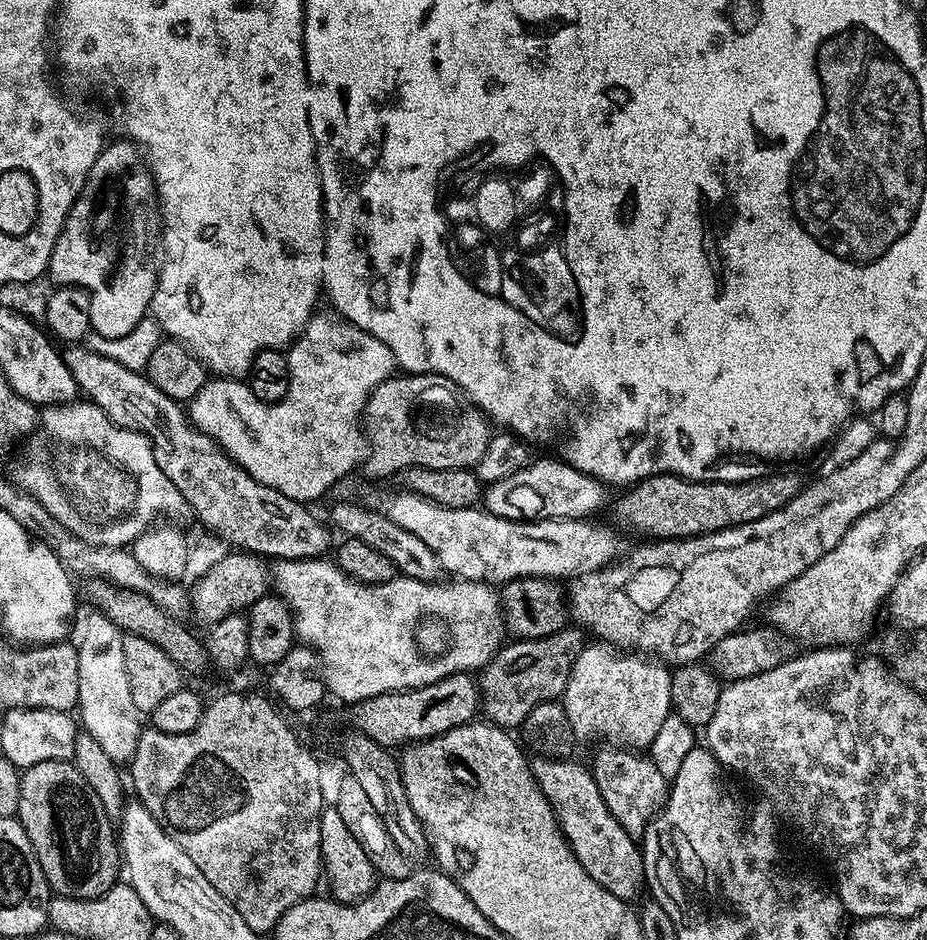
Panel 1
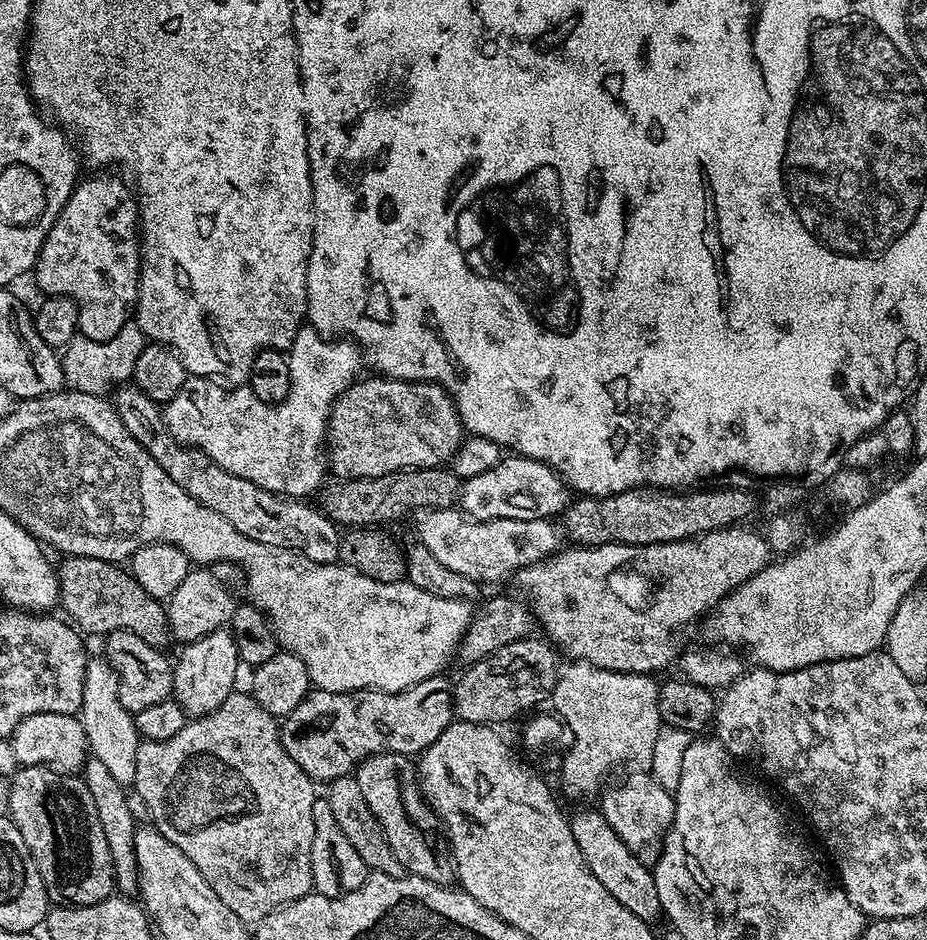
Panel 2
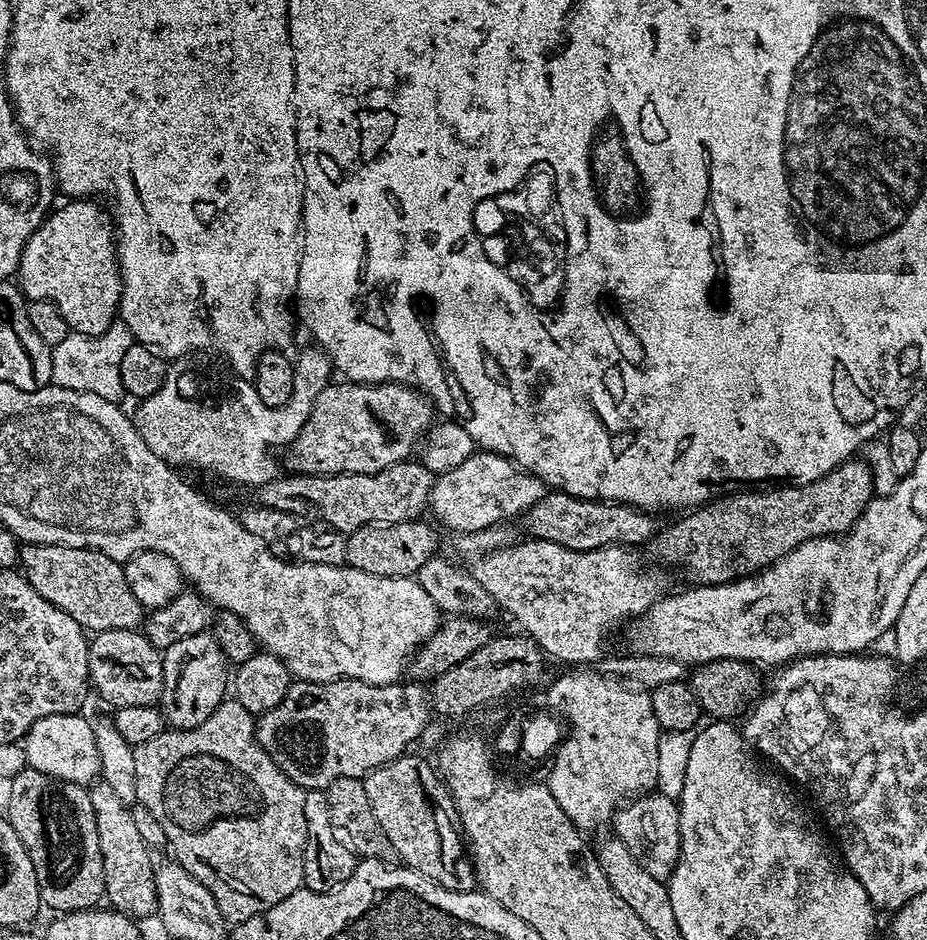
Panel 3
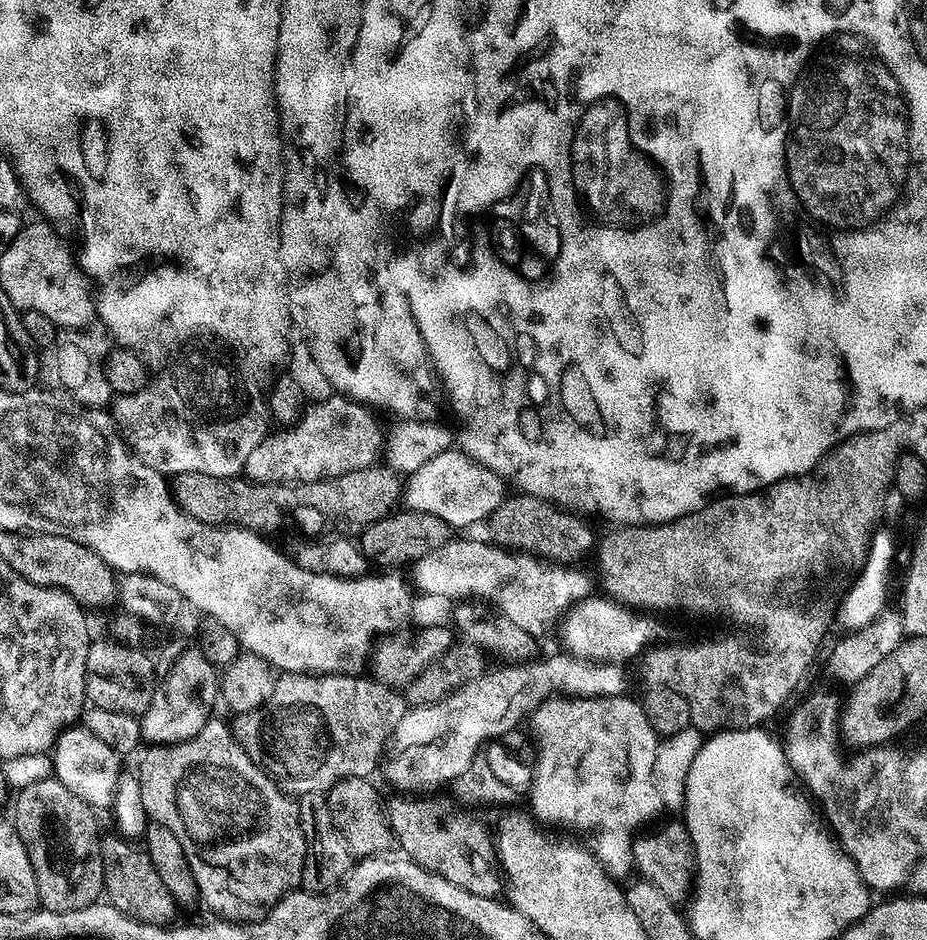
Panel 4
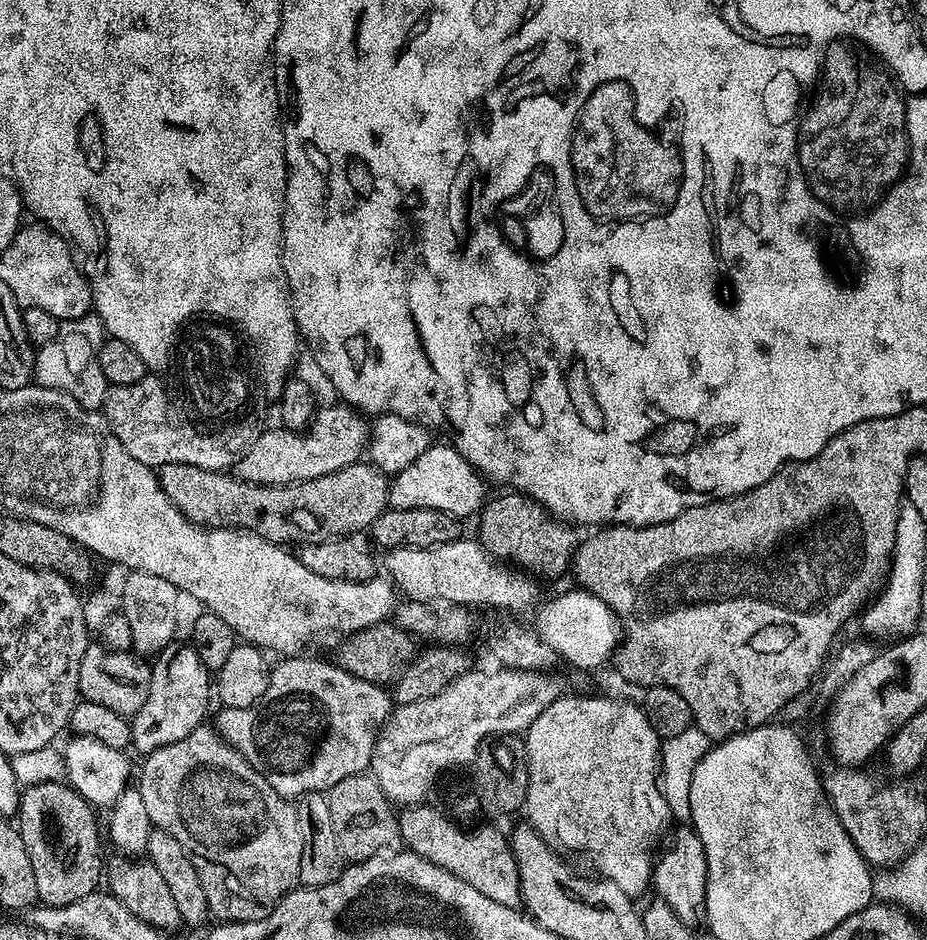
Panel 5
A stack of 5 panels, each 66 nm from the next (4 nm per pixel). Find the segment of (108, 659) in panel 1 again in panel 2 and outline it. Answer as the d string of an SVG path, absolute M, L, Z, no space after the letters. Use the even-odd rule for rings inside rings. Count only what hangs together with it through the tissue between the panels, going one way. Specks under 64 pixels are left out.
M89 659L78 719L88 739L91 757L101 760L118 783L125 786L135 785L136 763L142 737L136 729L133 713L128 712L120 701L120 680L107 659Z

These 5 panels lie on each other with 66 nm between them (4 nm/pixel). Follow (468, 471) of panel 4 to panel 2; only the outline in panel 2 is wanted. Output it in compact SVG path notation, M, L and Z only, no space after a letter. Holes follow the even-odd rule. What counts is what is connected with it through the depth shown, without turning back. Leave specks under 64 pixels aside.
M512 454L499 464L461 483L458 508L473 520L548 520L559 517L570 503L570 489L563 478L549 464ZM569 496L569 497L568 497Z

